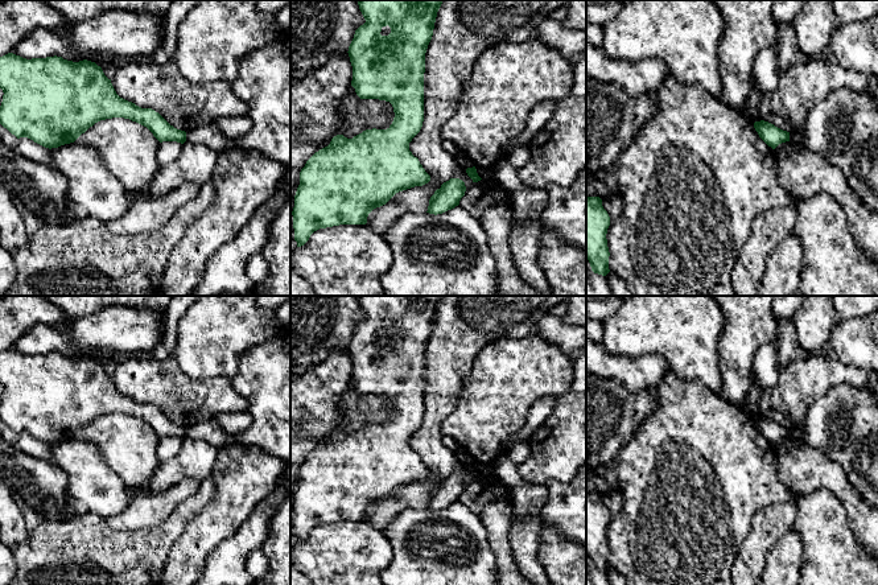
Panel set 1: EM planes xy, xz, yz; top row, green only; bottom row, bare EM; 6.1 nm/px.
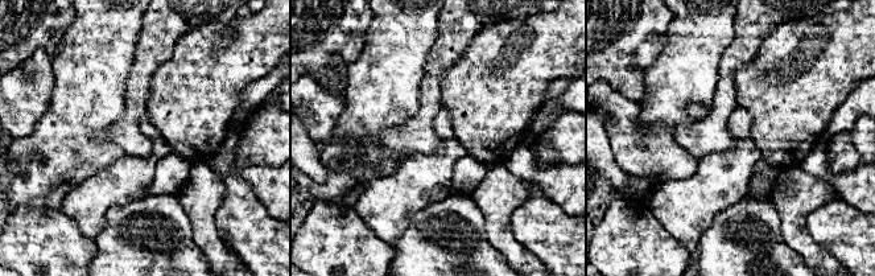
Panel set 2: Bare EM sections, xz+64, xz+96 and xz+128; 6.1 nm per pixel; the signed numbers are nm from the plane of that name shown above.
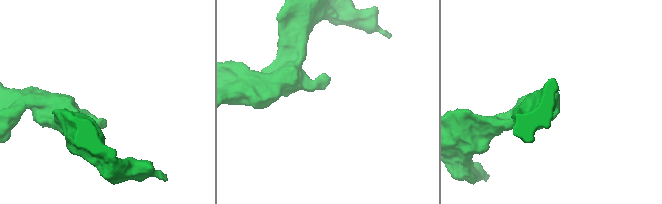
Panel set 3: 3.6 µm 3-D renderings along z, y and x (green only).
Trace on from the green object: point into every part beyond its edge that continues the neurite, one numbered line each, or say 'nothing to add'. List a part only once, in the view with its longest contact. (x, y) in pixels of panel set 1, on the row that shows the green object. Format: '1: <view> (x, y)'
nothing to add

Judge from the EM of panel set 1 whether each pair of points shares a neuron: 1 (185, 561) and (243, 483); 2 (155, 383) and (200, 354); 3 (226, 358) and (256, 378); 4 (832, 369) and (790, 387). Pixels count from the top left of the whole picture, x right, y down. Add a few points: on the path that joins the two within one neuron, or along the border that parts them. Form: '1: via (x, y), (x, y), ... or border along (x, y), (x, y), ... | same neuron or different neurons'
1: via (198, 542), (233, 503) | same neuron
2: border along (174, 359), (177, 366), (190, 378), (209, 378) | different neurons
3: border along (259, 342), (243, 353), (239, 369), (233, 378) | different neurons
4: via (821, 371), (800, 383) | same neuron

